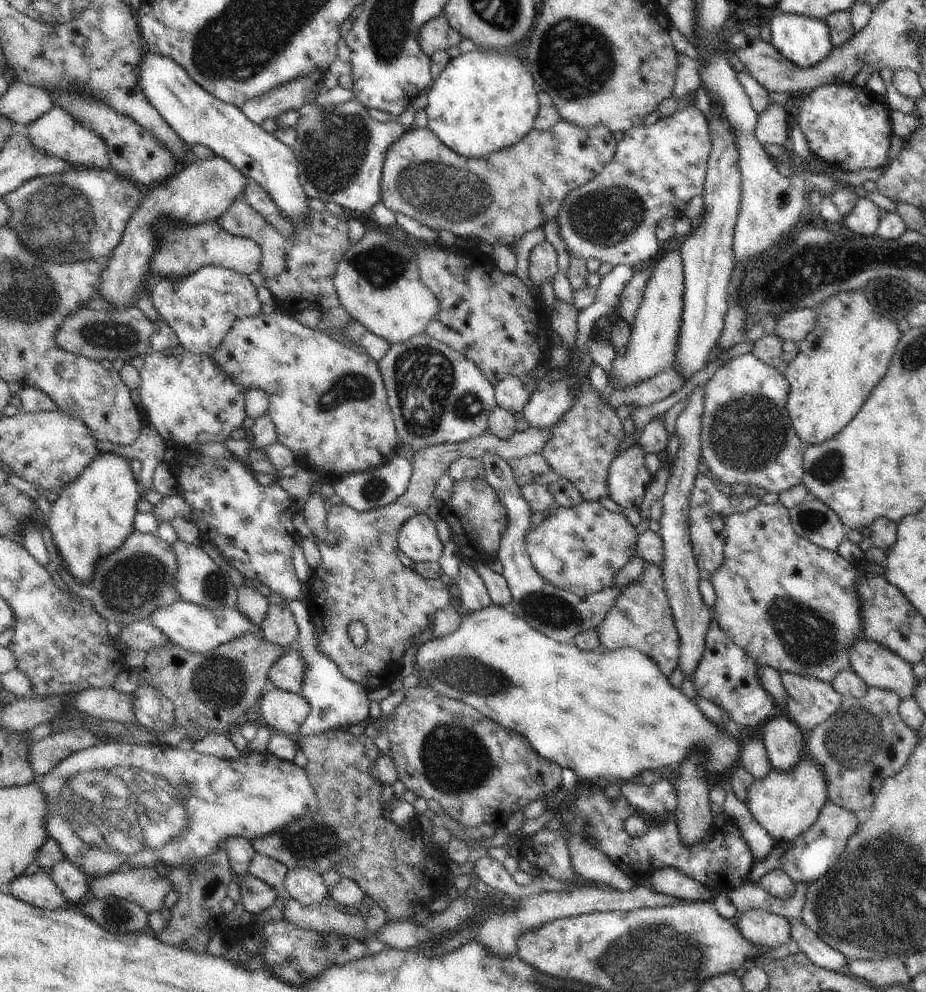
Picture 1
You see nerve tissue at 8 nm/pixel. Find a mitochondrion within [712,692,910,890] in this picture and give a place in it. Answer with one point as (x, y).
(858, 735)

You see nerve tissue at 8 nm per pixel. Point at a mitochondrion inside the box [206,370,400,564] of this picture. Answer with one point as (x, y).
(376, 487)

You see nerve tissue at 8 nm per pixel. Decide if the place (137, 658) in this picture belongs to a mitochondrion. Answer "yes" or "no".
no

